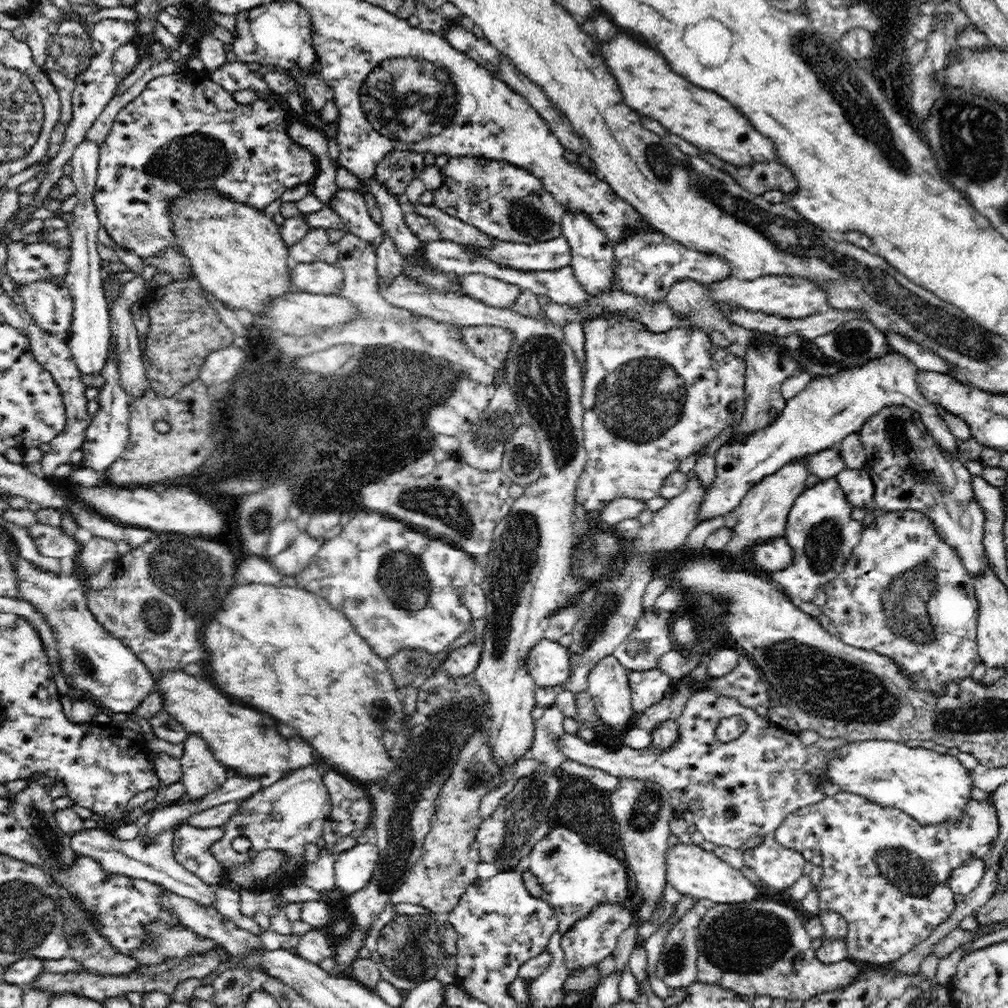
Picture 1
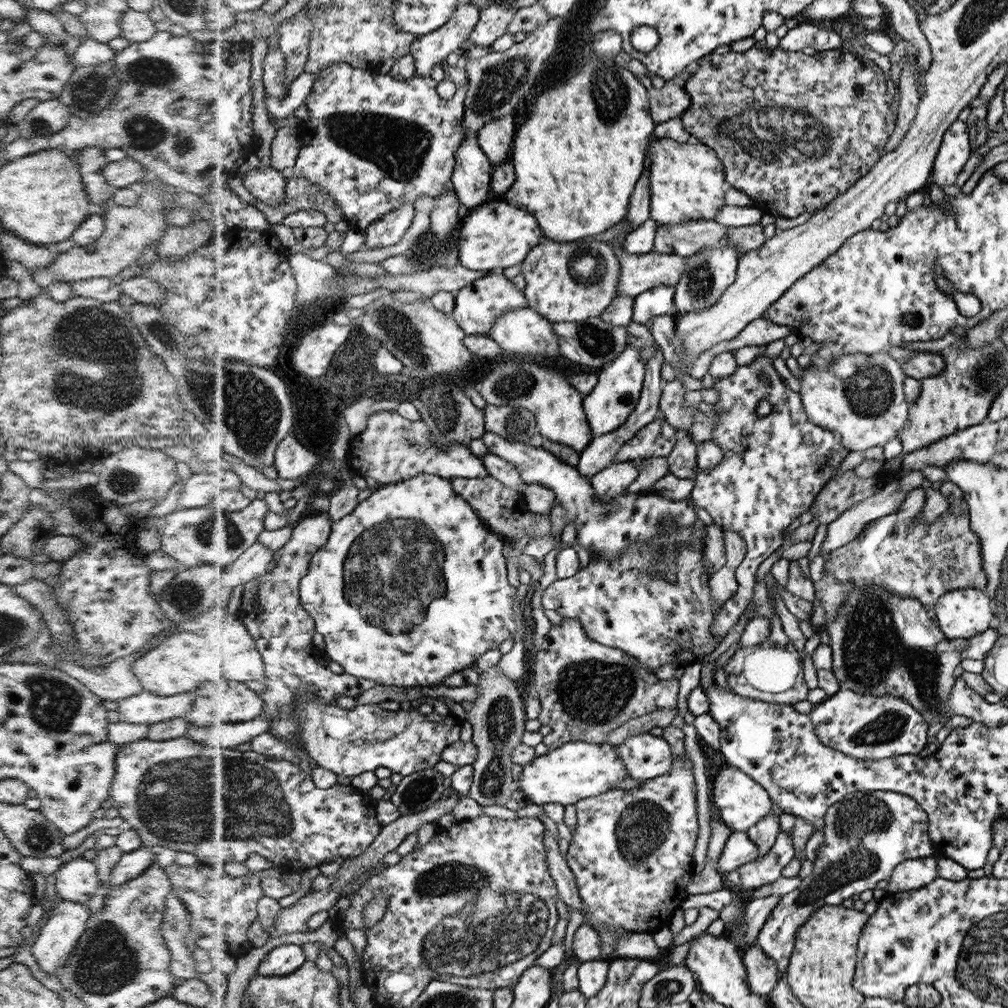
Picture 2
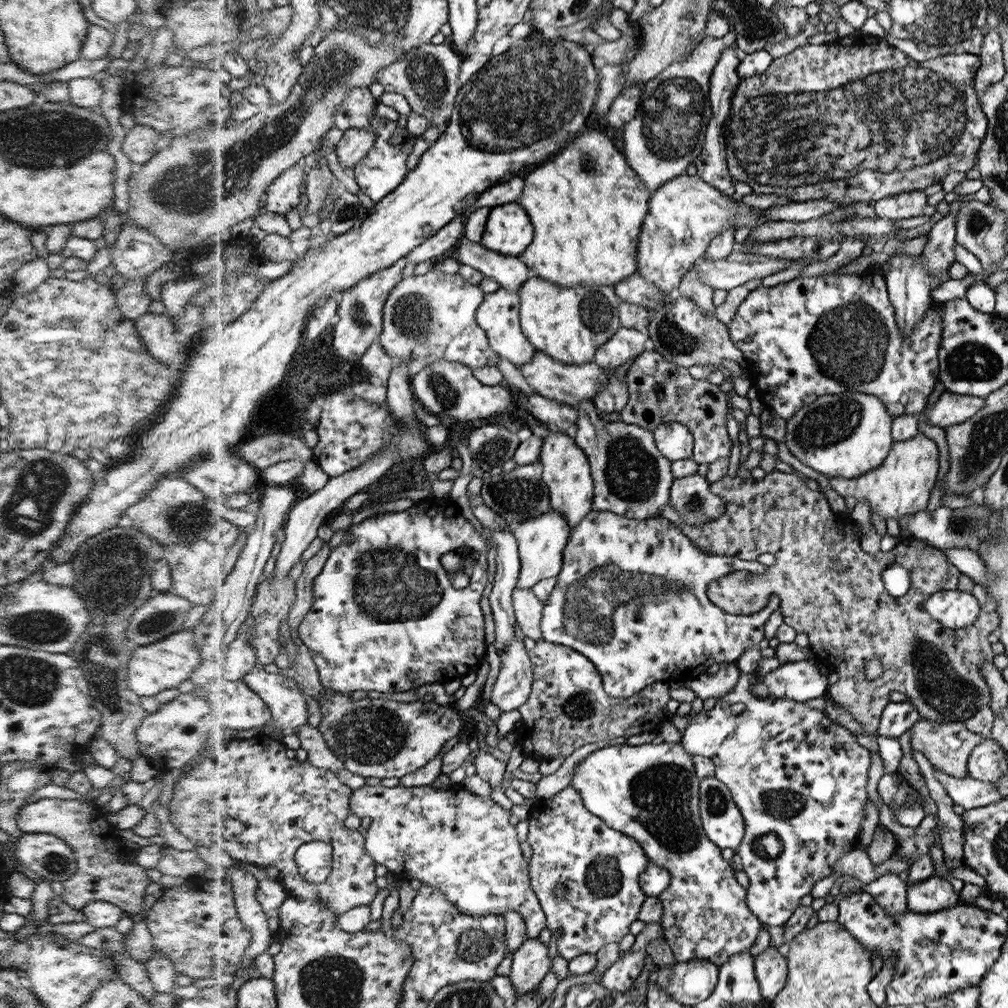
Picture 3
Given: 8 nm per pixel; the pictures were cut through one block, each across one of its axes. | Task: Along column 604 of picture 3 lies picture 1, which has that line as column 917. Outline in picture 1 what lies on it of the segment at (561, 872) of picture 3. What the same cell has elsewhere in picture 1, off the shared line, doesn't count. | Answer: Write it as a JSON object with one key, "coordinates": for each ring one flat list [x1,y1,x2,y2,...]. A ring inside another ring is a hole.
{"coordinates":[[844,792,834,794,833,796,827,796,824,800,816,804,798,809,786,819,787,821,780,826,775,834,775,838,778,839,784,847,792,847,792,849,800,853,804,852,804,850,820,850,820,854,822,854,821,867,823,875,817,886,819,890,818,908,819,910,823,910,823,912,832,912,832,910,836,910,837,913,841,914,842,918,846,920,848,932,845,943,850,959,863,964,875,965,893,963,907,952,910,952,915,946,924,942,924,940,930,936,932,930,934,930,938,924,944,922,944,919,948,918,948,916,954,912,956,902,952,899,954,891,951,890,948,881,950,874,961,866,966,865,967,862,971,860,985,859,986,856,990,854,990,848,994,846,994,842,997,841,998,836,998,817,996,816,996,809,994,808,991,795,988,801,977,801,976,799,970,798,968,802,965,803,963,811,956,819,956,822,953,822,952,819,946,819,946,822,929,824,929,826,920,824,918,819,912,818,906,811,897,809,896,807,883,807,882,805,877,805,875,802,869,801,866,797]]}

